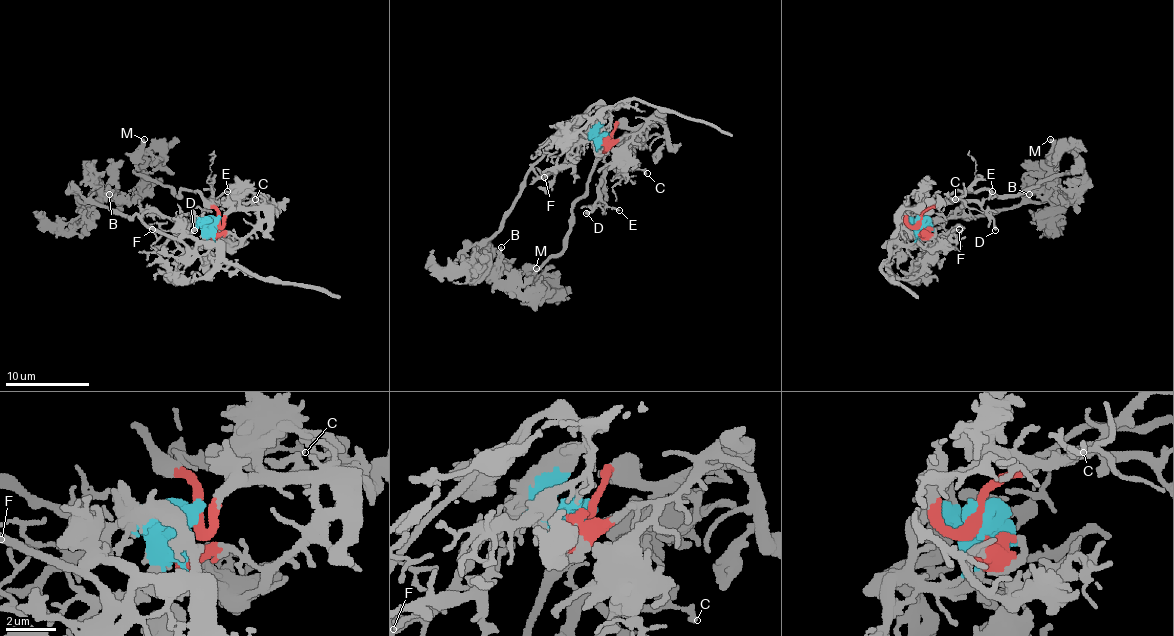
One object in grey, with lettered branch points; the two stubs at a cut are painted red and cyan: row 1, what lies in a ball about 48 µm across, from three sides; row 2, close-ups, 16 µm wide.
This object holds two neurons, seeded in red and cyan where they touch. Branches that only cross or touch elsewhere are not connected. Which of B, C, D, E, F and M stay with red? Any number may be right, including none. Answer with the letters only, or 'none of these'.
C, D, E, M

